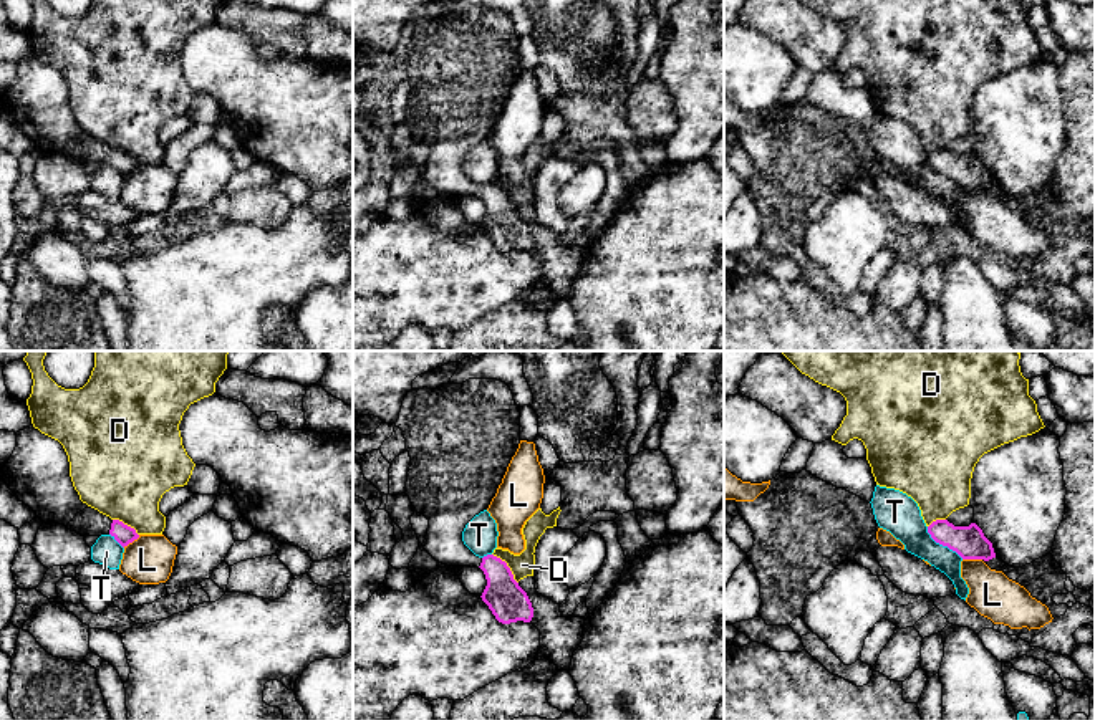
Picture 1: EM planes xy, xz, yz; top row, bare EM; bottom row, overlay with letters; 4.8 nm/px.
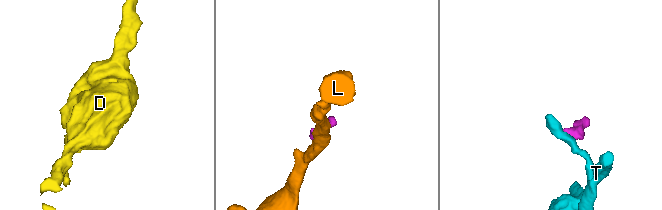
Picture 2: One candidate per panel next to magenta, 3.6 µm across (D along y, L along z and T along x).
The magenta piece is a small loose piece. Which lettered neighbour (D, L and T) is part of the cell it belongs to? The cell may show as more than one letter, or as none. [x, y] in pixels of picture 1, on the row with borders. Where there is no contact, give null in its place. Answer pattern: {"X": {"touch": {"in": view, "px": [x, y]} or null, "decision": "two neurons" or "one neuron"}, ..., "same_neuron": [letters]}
{"D": {"touch": {"in": "xz", "px": [507, 566]}, "decision": "two neurons"}, "L": {"touch": {"in": "yz", "px": [973, 558]}, "decision": "two neurons"}, "T": {"touch": {"in": "yz", "px": [943, 545]}, "decision": "two neurons"}, "same_neuron": []}

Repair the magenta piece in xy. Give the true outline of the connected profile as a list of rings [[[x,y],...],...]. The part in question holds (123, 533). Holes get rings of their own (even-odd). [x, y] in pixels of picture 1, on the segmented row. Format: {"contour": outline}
{"contour": [[[91,506],[76,513],[66,528],[81,536],[111,535],[123,548],[139,538],[134,528],[119,520],[111,520]]]}

